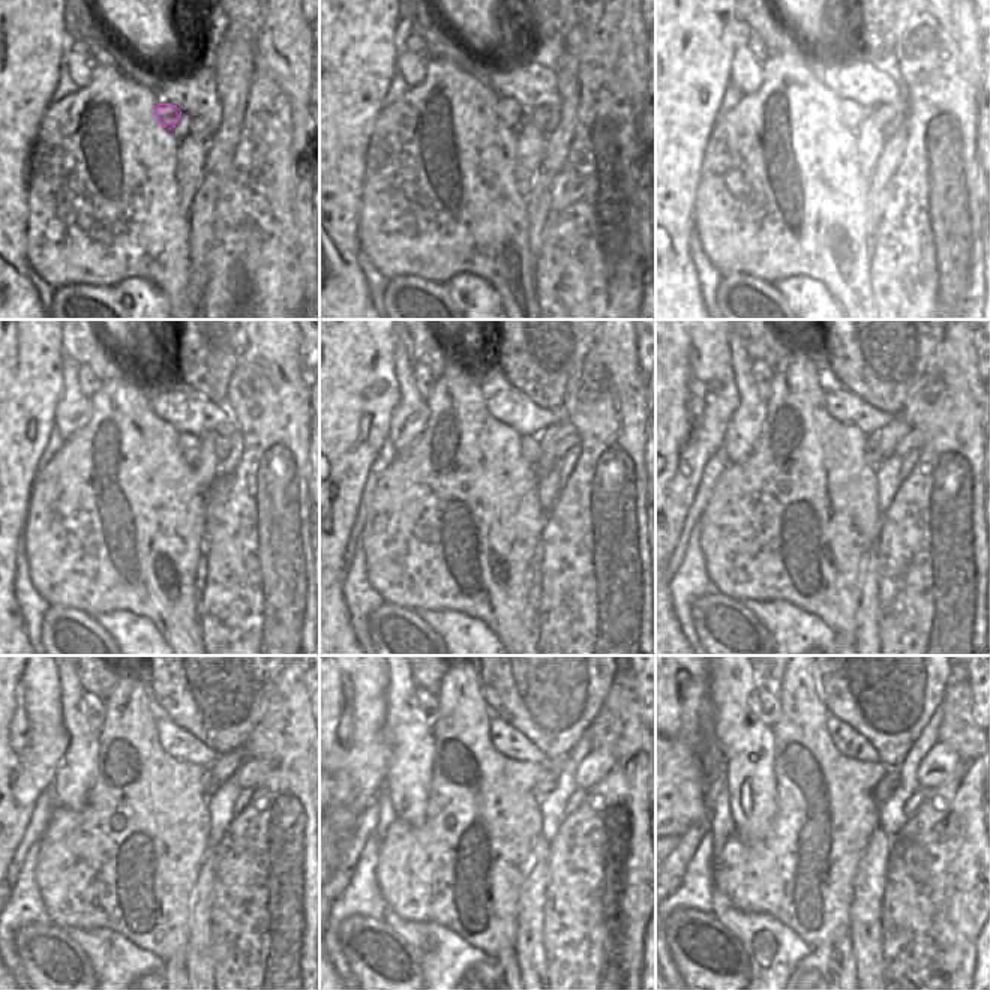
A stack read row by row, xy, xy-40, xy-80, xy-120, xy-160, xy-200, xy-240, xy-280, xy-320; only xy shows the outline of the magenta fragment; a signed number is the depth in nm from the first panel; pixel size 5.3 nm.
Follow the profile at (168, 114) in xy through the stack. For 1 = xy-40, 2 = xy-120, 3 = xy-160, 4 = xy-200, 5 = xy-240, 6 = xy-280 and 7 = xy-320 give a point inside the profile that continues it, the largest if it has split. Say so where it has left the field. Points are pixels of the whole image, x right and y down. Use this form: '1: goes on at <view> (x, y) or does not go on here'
1: goes on at xy-40 (510, 111)
2: goes on at xy-120 (188, 444)
3: goes on at xy-160 (530, 449)
4: goes on at xy-200 (872, 449)
5: goes on at xy-240 (207, 783)
6: goes on at xy-280 (548, 782)
7: goes on at xy-320 (885, 788)

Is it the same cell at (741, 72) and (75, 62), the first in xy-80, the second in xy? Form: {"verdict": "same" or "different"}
{"verdict": "same"}

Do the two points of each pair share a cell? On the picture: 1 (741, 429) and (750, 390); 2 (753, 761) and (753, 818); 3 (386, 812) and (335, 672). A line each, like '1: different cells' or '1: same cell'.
1: same cell
2: same cell
3: different cells

